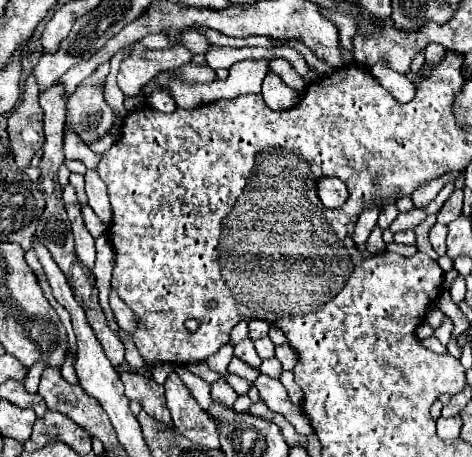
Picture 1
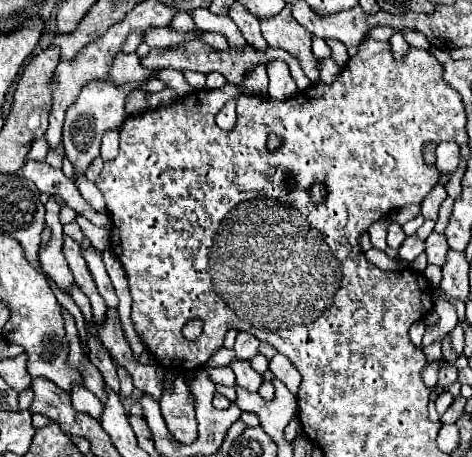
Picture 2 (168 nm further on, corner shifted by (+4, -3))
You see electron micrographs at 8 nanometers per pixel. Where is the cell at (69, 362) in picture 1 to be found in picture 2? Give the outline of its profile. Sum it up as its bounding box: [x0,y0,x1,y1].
[72,387,102,421]

